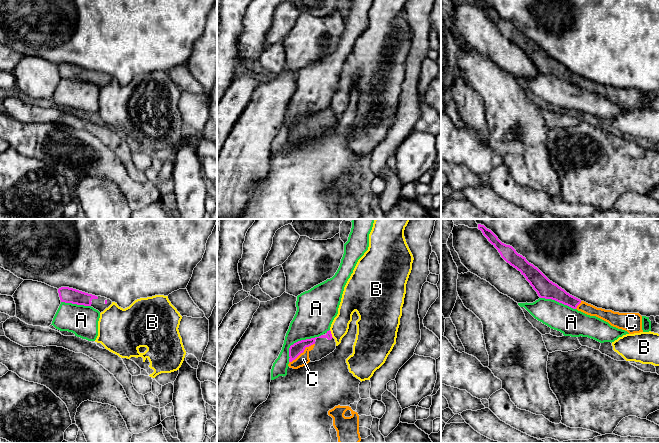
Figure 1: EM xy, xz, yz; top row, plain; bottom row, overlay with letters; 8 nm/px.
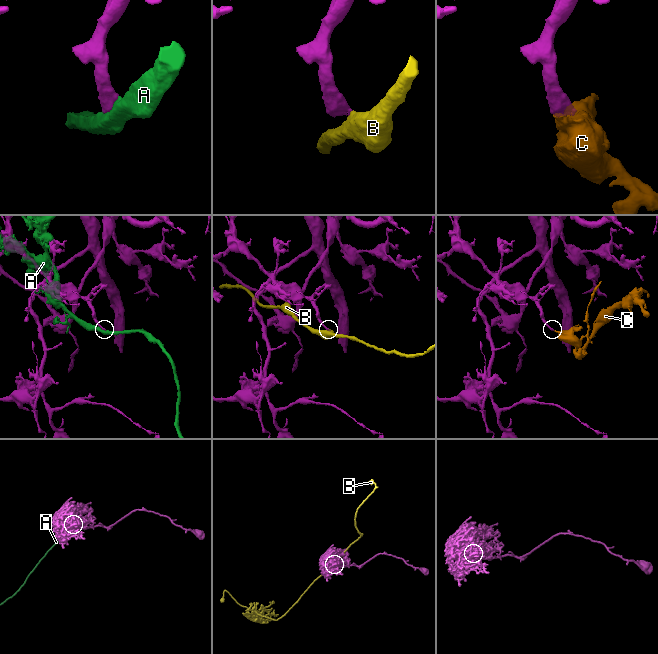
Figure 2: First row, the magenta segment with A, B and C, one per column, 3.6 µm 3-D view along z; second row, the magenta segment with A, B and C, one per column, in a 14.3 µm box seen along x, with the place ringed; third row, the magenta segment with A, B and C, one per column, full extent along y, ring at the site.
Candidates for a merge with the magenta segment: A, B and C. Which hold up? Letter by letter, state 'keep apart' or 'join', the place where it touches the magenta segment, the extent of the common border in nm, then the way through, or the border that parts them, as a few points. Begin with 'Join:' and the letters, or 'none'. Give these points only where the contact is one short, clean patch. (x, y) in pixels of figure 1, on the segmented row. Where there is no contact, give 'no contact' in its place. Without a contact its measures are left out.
Join: C
A: keep apart | xz (298, 341) | 360 nm
B: keep apart | xz (331, 334) | 70 nm | along xz (329, 330), (333, 337)
C: join | xz (302, 352) | 260 nm | across xz (296, 349), (302, 352), (303, 359)

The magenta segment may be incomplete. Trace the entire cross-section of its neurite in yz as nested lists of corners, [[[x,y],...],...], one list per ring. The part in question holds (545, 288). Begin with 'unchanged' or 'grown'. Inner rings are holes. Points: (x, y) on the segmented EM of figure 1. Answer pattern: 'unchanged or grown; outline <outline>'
grown; outline [[[478,224],[478,229],[482,231],[488,241],[498,250],[501,257],[521,272],[540,298],[552,299],[587,315],[596,316],[608,322],[613,327],[627,331],[629,334],[643,332],[642,316],[639,313],[614,312],[612,310],[597,308],[581,301],[550,281],[537,267],[518,254],[512,246],[502,243],[484,225]]]

